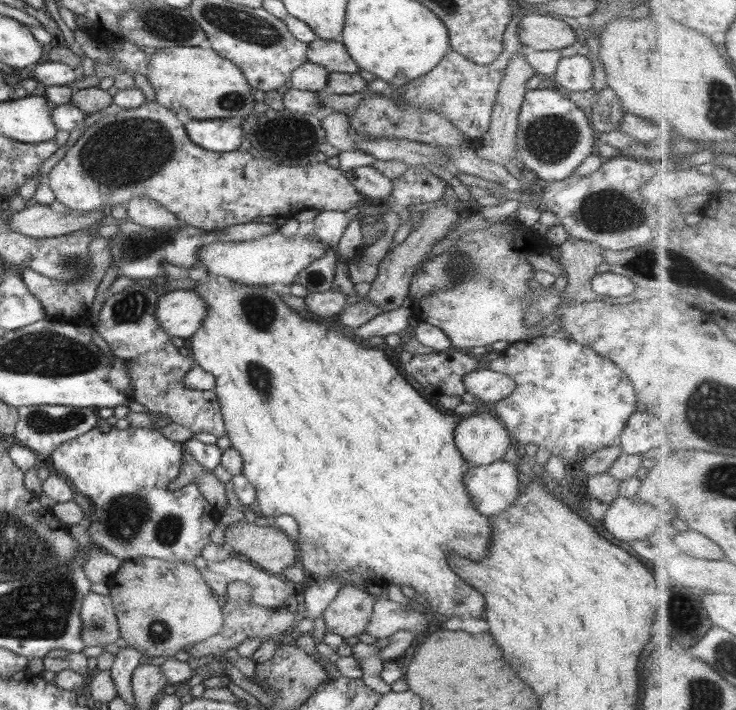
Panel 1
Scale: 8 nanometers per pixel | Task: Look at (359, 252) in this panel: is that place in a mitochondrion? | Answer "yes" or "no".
no

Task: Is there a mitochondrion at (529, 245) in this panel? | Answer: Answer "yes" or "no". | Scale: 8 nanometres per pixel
no

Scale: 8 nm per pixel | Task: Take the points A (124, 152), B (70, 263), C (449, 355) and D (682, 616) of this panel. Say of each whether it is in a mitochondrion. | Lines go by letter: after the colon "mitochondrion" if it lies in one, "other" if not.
A: mitochondrion
B: mitochondrion
C: other
D: mitochondrion

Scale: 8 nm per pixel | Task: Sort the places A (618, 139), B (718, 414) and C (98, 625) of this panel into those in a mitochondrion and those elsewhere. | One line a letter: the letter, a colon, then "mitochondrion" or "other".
A: other
B: mitochondrion
C: mitochondrion

